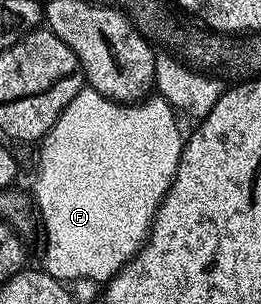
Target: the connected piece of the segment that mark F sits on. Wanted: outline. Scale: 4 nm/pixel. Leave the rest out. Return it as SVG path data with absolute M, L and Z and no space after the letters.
M88 85L83 86L82 91L76 93L76 97L72 97L72 101L66 106L64 113L60 113L46 138L41 140L42 152L38 155L38 176L34 179L34 195L32 194L36 215L42 218L42 227L46 230L46 256L43 257L41 266L49 275L63 281L91 279L92 282L98 283L97 285L105 285L142 248L146 236L150 233L150 224L154 222L154 214L158 212L158 206L176 177L176 169L182 156L184 131L182 135L177 117L179 118L169 101L161 97L147 97L136 103L115 103L114 100L96 93Z

